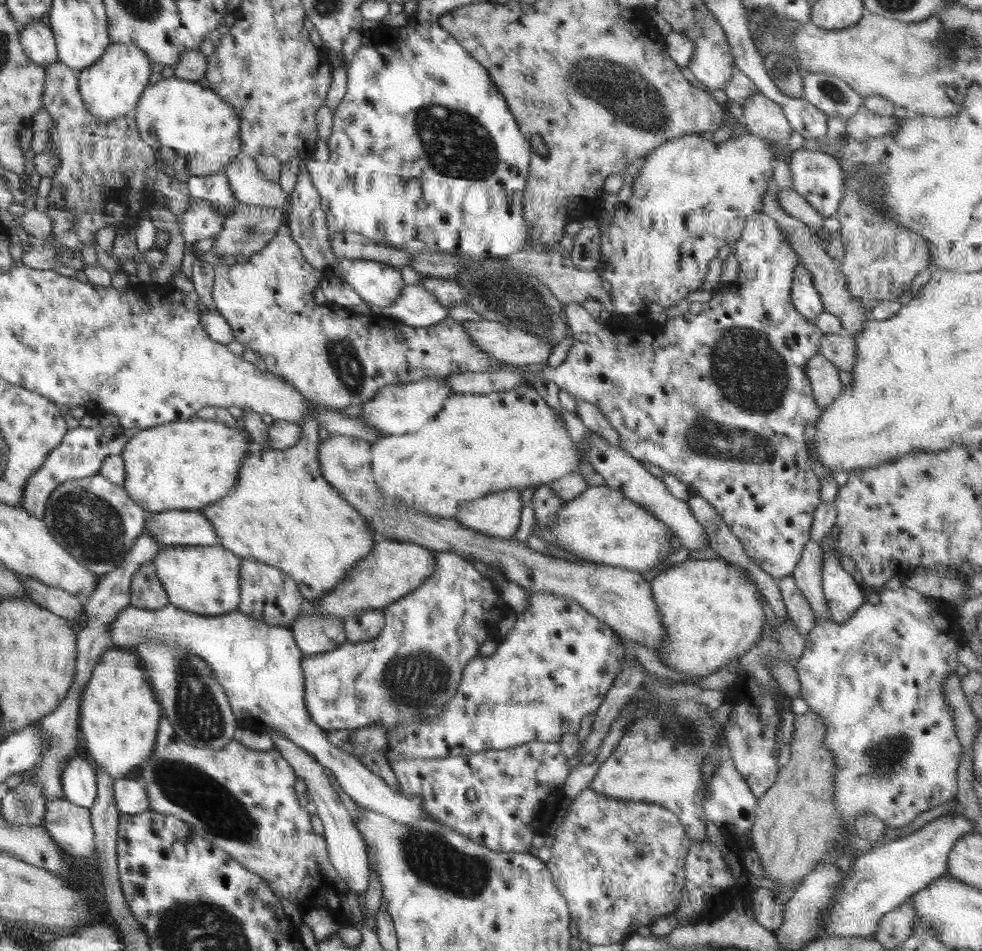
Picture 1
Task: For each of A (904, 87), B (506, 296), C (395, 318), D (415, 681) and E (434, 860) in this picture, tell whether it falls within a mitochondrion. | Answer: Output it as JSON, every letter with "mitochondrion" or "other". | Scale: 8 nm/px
{"A":"other","B":"mitochondrion","C":"other","D":"mitochondrion","E":"mitochondrion"}

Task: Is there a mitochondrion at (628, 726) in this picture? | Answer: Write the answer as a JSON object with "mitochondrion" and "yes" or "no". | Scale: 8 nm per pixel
{"mitochondrion":"no"}

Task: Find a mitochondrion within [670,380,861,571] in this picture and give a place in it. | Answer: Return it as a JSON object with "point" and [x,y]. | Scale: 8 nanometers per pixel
{"point":[709,439]}

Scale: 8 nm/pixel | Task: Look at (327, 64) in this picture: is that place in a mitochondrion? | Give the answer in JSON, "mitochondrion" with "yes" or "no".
{"mitochondrion":"no"}

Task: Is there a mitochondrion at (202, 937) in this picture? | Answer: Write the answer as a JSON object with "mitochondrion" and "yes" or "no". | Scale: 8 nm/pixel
{"mitochondrion":"yes"}

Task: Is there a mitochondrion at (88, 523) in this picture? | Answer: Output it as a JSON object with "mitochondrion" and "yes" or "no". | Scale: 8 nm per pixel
{"mitochondrion":"yes"}

